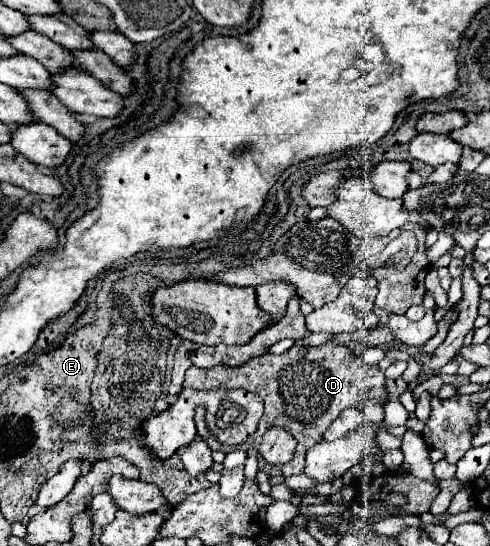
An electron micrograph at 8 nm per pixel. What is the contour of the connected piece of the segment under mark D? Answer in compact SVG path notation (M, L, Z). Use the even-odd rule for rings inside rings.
M331 342L321 346L293 346L287 354L281 354L281 356L265 354L259 358L251 358L241 368L233 368L233 370L225 366L215 366L209 370L191 366L185 374L183 388L243 388L243 390L257 392L265 402L265 414L259 422L257 431L246 443L239 446L225 446L217 442L212 434L207 432L207 426L203 420L203 414L205 414L203 406L199 406L195 414L195 426L197 426L197 436L204 440L212 451L220 450L225 454L235 449L247 451L256 447L255 450L258 450L267 428L273 428L273 426L285 428L297 440L293 459L287 464L276 466L267 464L262 457L258 457L258 467L263 468L271 476L281 476L281 474L289 476L289 474L297 474L299 470L303 472L305 452L311 446L321 442L323 432L345 408L349 406L359 408L363 406L365 400L381 398L387 394L385 376L379 370L379 366L371 366L363 358L357 358L355 354L351 354L349 348L335 346ZM279 378L283 378L283 396L281 396Z

